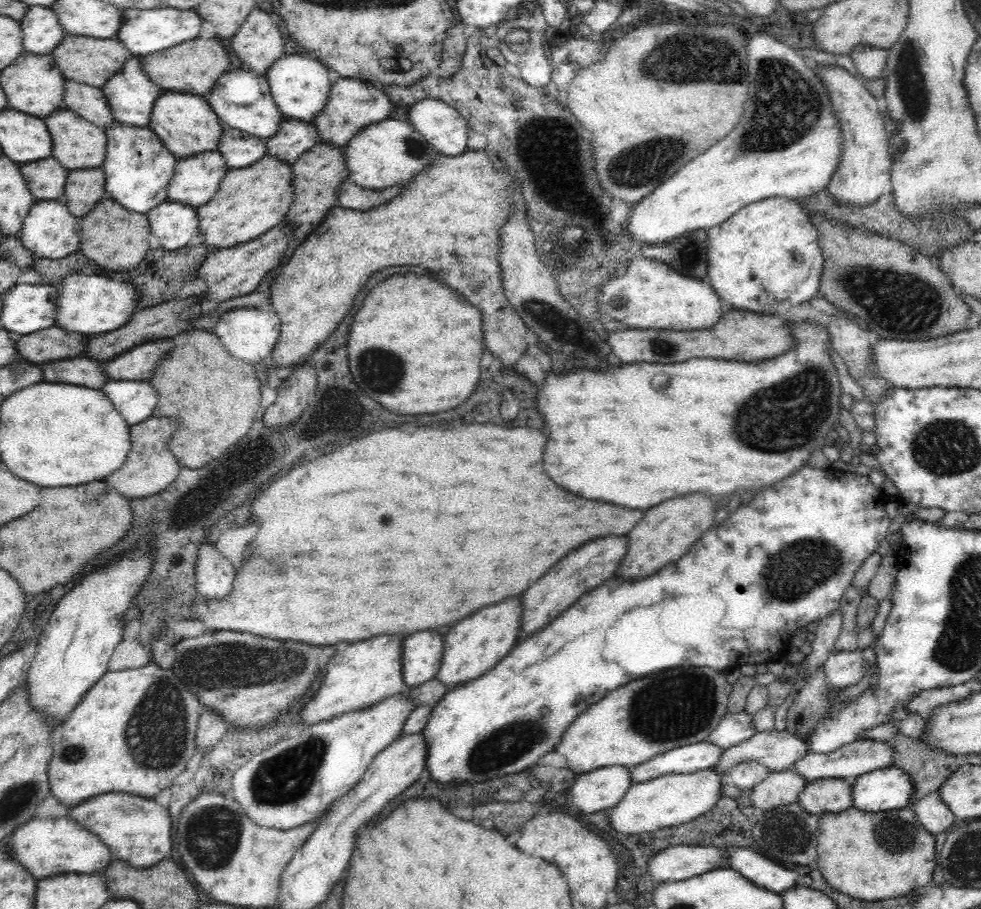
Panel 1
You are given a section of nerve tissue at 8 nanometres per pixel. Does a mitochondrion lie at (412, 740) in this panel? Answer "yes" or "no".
no

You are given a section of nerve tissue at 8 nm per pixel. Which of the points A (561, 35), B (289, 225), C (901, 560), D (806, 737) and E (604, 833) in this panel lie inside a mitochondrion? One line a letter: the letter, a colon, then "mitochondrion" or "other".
A: other
B: other
C: other
D: other
E: other

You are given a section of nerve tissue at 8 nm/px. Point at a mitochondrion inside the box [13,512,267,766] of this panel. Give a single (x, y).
(74, 753)

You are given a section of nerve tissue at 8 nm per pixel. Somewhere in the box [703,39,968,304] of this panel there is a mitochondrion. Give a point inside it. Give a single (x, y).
(787, 106)

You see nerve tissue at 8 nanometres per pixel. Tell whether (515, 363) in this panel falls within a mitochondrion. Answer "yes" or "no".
no

